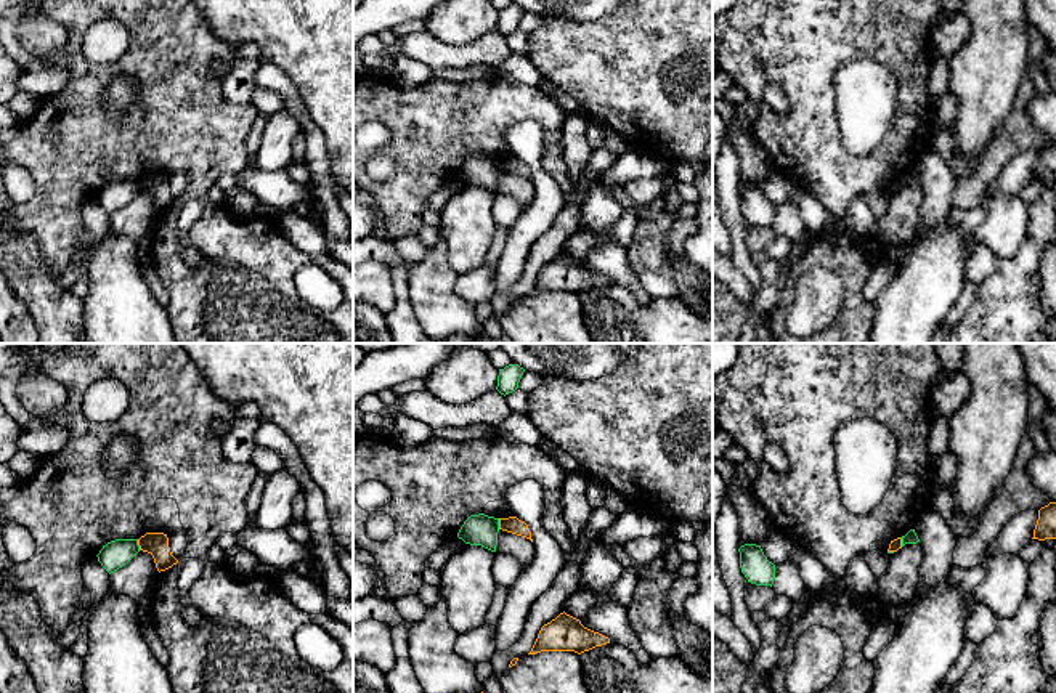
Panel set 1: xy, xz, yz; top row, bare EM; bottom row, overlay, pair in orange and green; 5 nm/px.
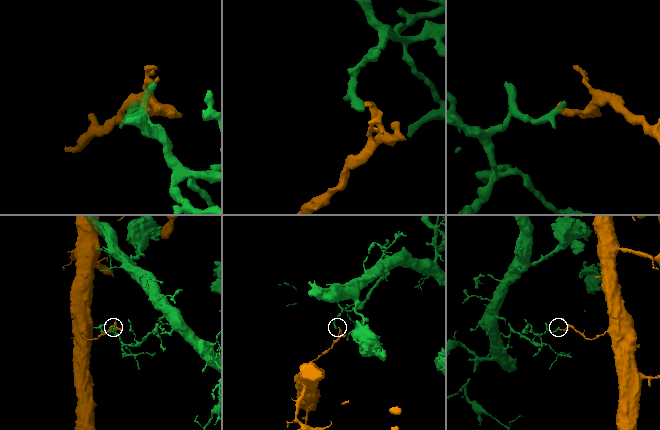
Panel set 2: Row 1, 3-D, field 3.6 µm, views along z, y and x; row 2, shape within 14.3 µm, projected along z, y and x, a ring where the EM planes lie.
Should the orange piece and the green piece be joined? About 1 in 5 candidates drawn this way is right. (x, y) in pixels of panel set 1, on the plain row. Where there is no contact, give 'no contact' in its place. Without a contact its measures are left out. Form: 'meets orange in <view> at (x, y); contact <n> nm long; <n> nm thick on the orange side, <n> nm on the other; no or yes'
meets orange in xy at (138, 185); contact 60 nm long; 120 nm thick on the orange side, 140 nm on the other; no

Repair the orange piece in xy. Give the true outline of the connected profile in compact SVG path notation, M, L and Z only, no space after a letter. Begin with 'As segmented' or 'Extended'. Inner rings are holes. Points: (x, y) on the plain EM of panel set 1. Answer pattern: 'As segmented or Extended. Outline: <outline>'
As segmented. Outline: M146 173L138 180L140 191L152 196L157 212L165 212L178 204L169 188L169 178L164 173Z

